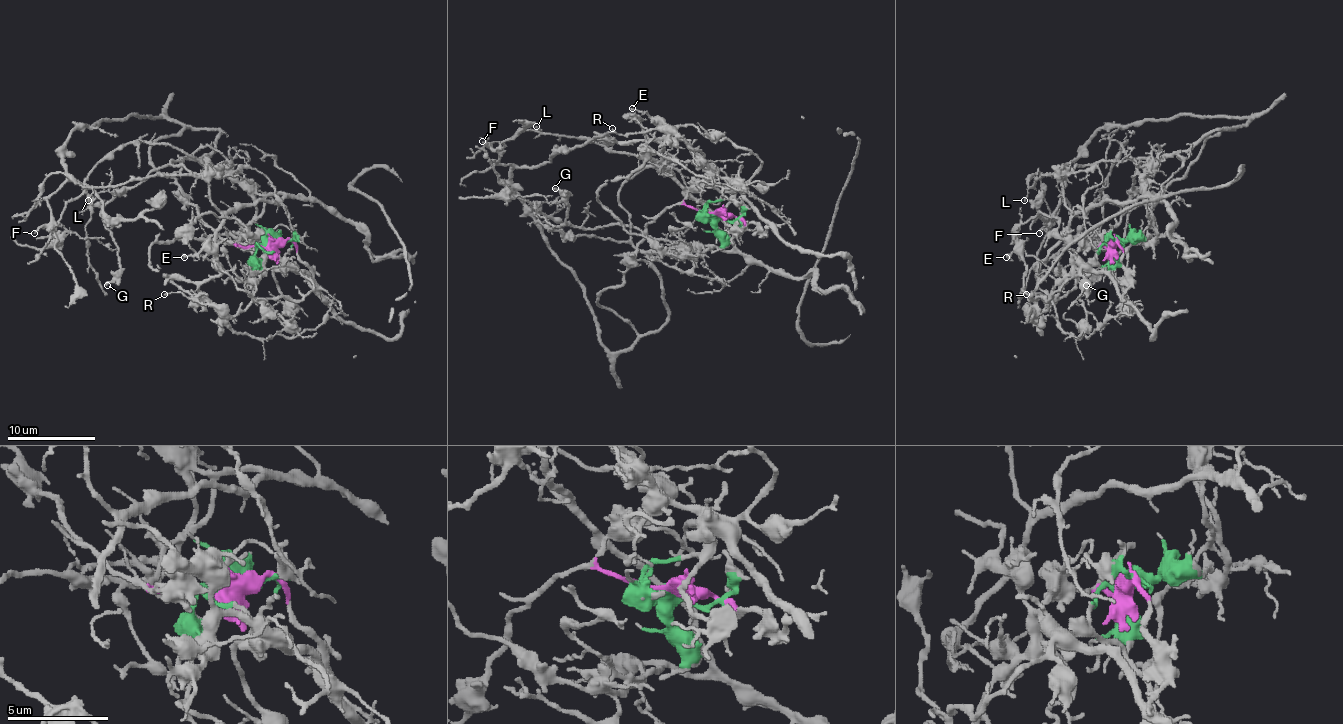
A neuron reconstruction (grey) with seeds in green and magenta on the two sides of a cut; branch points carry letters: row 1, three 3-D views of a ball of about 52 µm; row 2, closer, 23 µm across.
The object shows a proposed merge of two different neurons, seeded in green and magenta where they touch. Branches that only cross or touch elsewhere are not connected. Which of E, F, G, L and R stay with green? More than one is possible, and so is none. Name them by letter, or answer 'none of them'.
E, L, R

